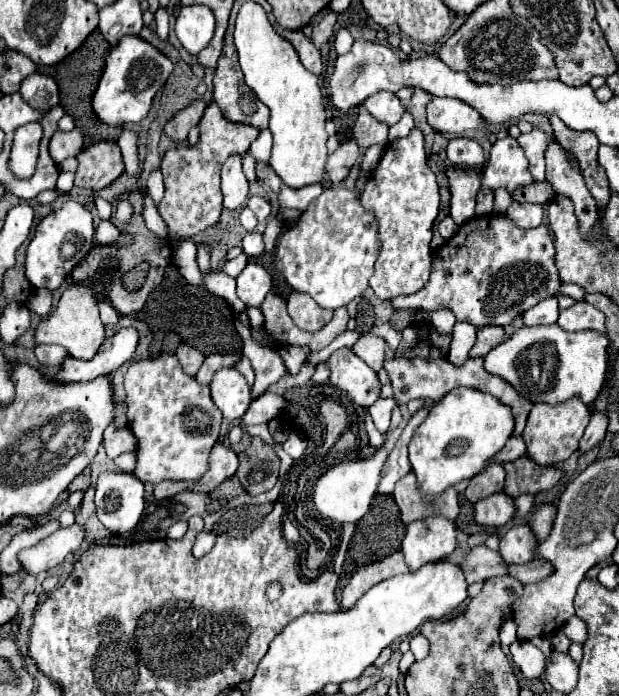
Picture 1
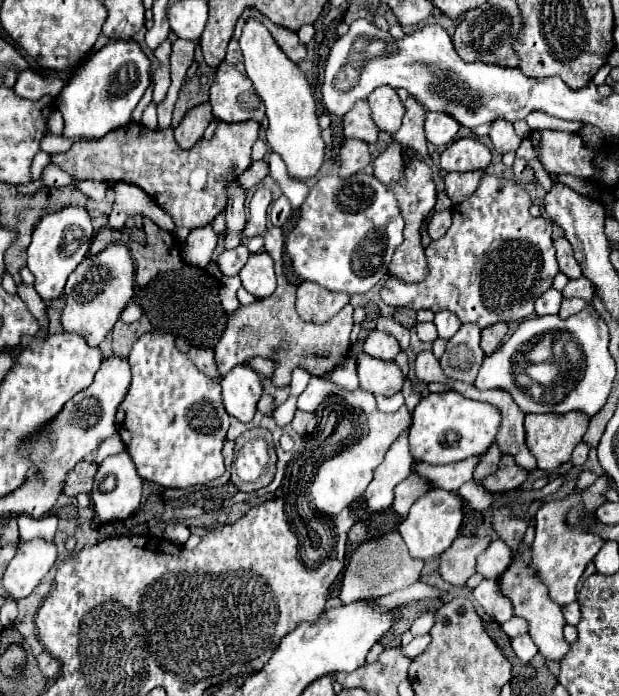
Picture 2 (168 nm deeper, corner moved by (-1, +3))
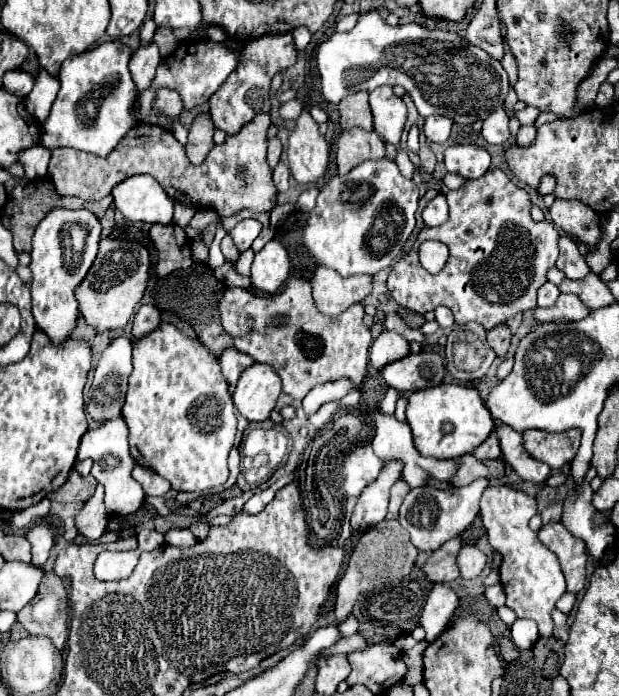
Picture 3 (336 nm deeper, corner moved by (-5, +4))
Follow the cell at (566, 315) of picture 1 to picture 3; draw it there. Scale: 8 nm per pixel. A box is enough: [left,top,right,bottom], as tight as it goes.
[533,293,587,321]

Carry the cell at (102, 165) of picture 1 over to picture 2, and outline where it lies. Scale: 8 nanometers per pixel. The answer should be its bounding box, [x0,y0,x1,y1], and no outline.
[51,120,259,228]

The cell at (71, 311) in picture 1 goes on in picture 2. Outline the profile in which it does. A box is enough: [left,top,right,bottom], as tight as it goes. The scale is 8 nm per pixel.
[61,244,135,346]

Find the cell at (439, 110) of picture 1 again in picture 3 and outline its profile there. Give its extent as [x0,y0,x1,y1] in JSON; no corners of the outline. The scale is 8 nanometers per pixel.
[423,115,453,143]

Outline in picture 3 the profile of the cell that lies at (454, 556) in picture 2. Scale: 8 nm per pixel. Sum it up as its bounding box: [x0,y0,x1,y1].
[421,537,463,583]

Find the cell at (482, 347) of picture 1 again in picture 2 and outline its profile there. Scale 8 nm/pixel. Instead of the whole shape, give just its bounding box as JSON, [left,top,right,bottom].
[481,322,507,356]

